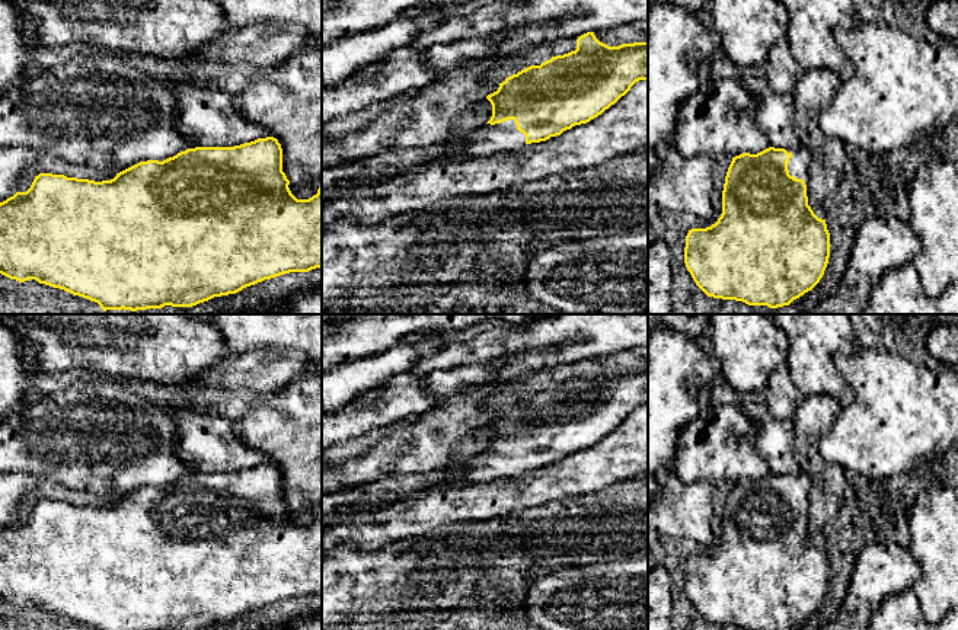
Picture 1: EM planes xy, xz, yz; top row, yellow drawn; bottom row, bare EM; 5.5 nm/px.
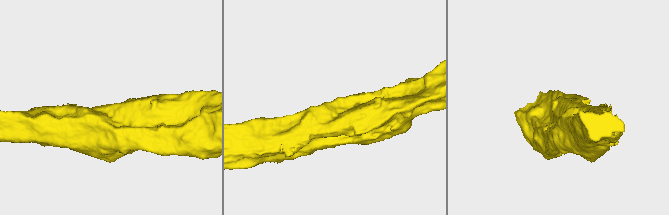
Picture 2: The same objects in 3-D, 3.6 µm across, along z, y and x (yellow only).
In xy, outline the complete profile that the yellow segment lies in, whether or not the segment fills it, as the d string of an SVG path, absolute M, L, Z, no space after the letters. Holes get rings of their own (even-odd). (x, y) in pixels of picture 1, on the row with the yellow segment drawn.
M258 138L234 147L195 147L178 153L163 162L140 162L111 180L95 182L89 179L67 178L64 175L39 173L26 192L16 192L0 202L0 274L25 282L35 279L54 288L64 290L95 301L106 310L147 310L172 307L192 307L214 297L236 294L255 285L290 272L309 272L322 268L322 186L309 199L297 199L282 172L282 148L277 138Z

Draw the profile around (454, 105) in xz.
M496 33L482 39L463 39L424 48L421 61L435 73L435 79L413 90L364 128L339 138L322 138L322 167L339 167L383 151L444 144L478 131L492 116L492 105L486 96L499 87L499 83L491 81L488 76L492 68L510 58L496 54L502 38L502 33Z

